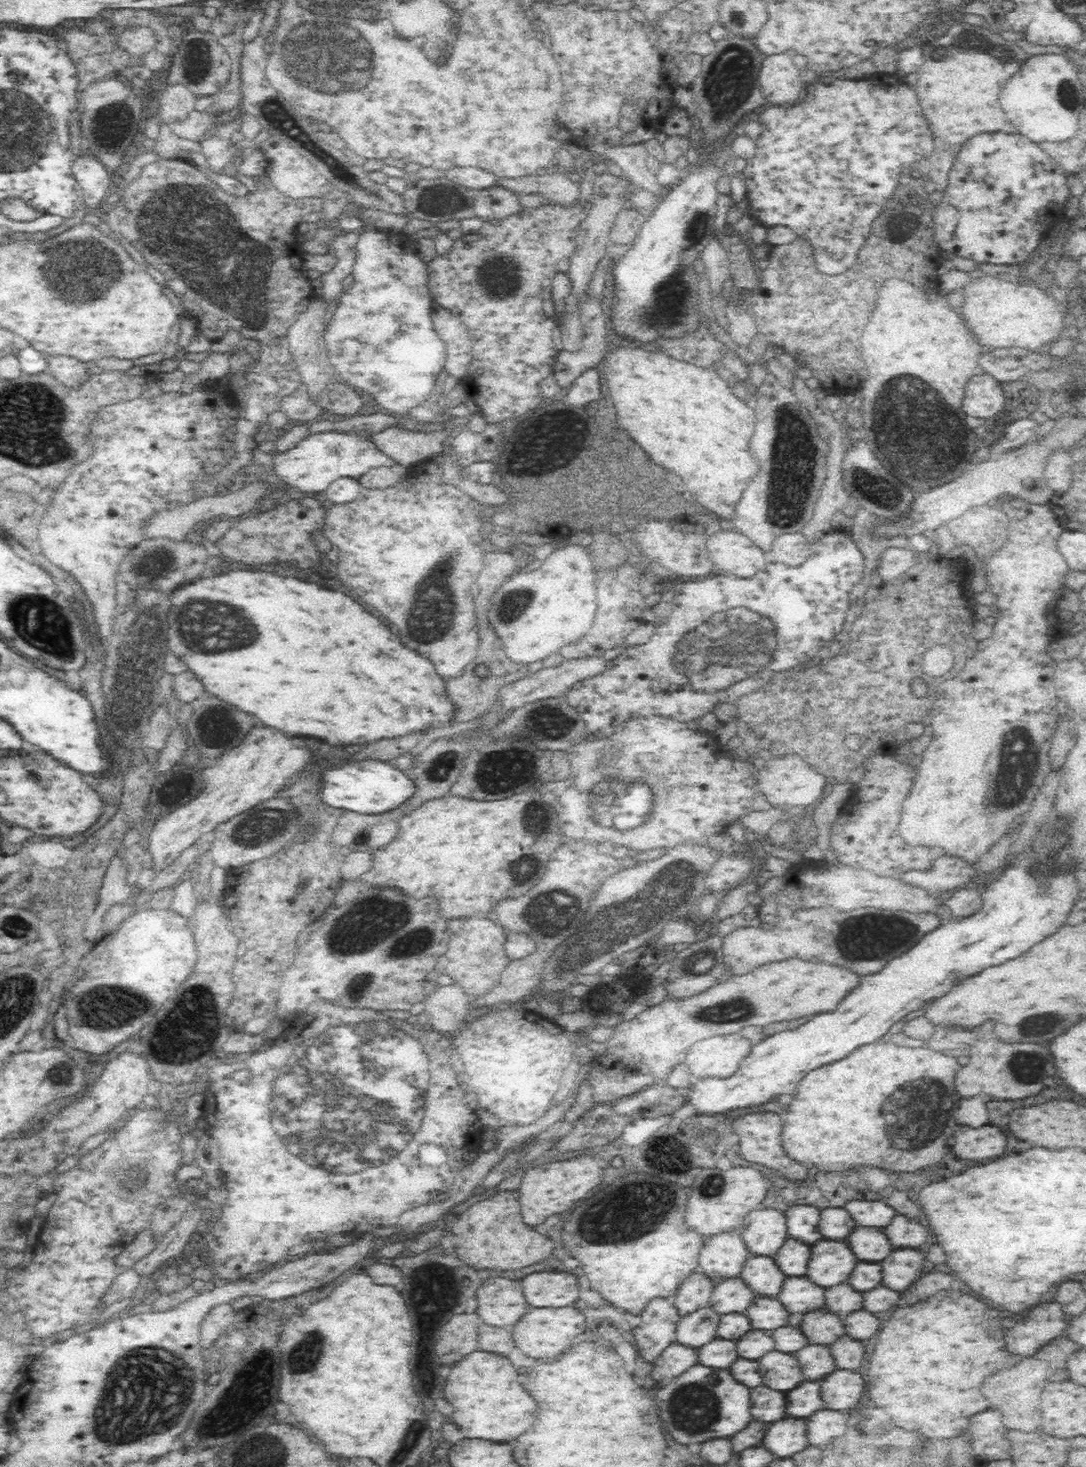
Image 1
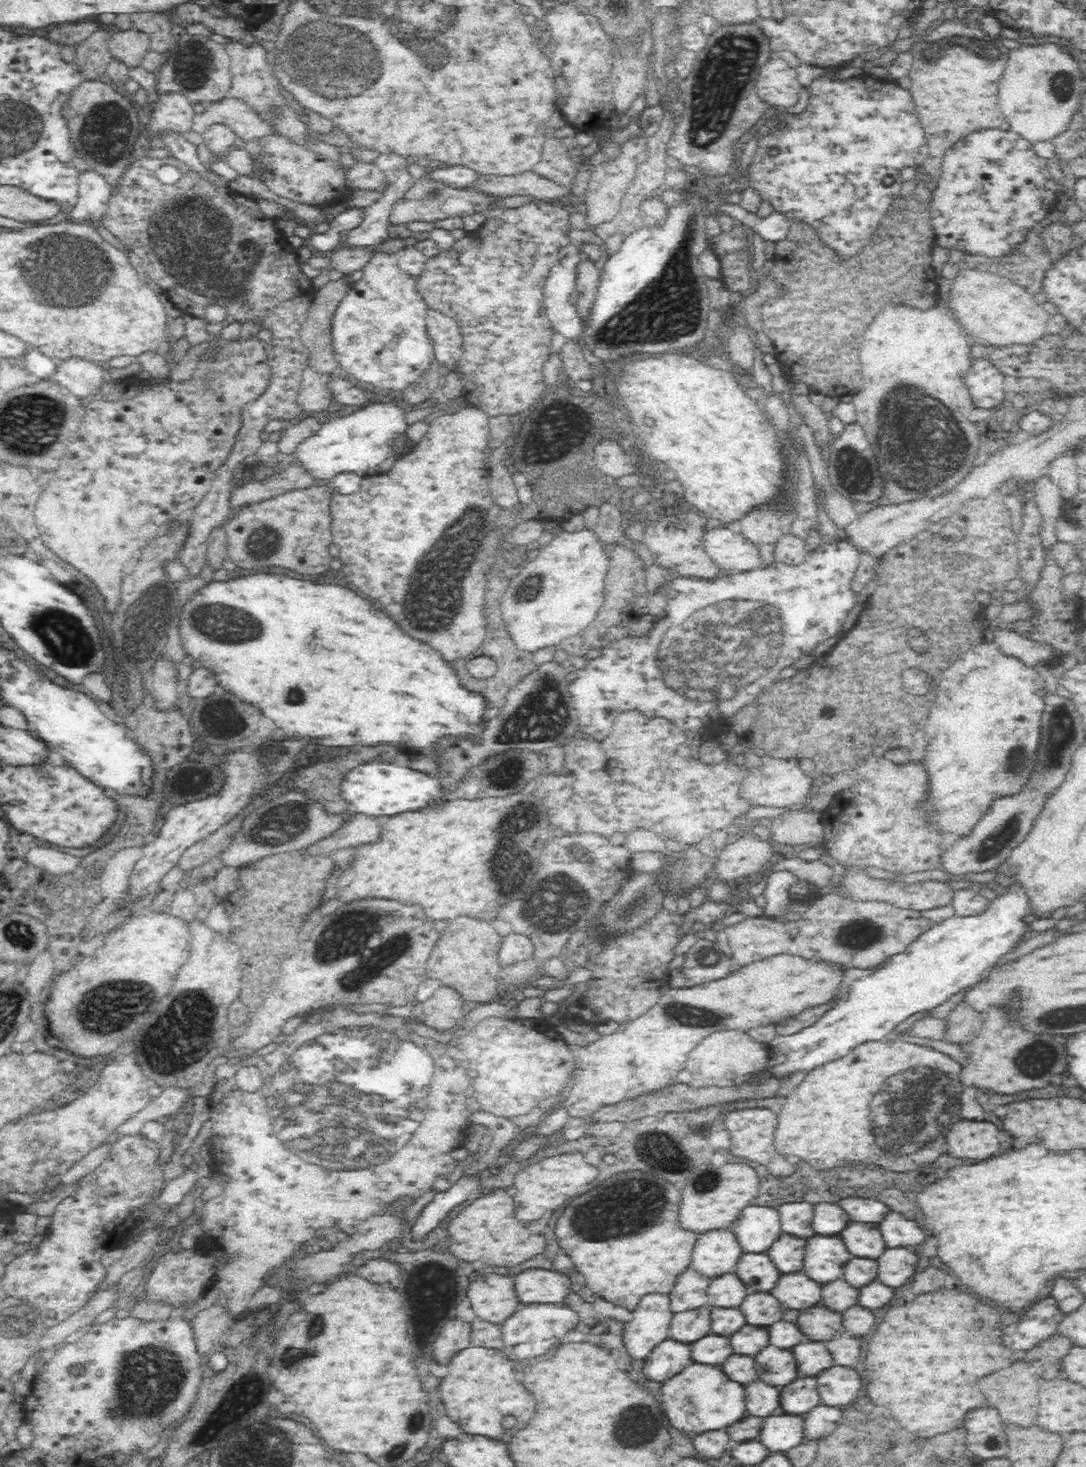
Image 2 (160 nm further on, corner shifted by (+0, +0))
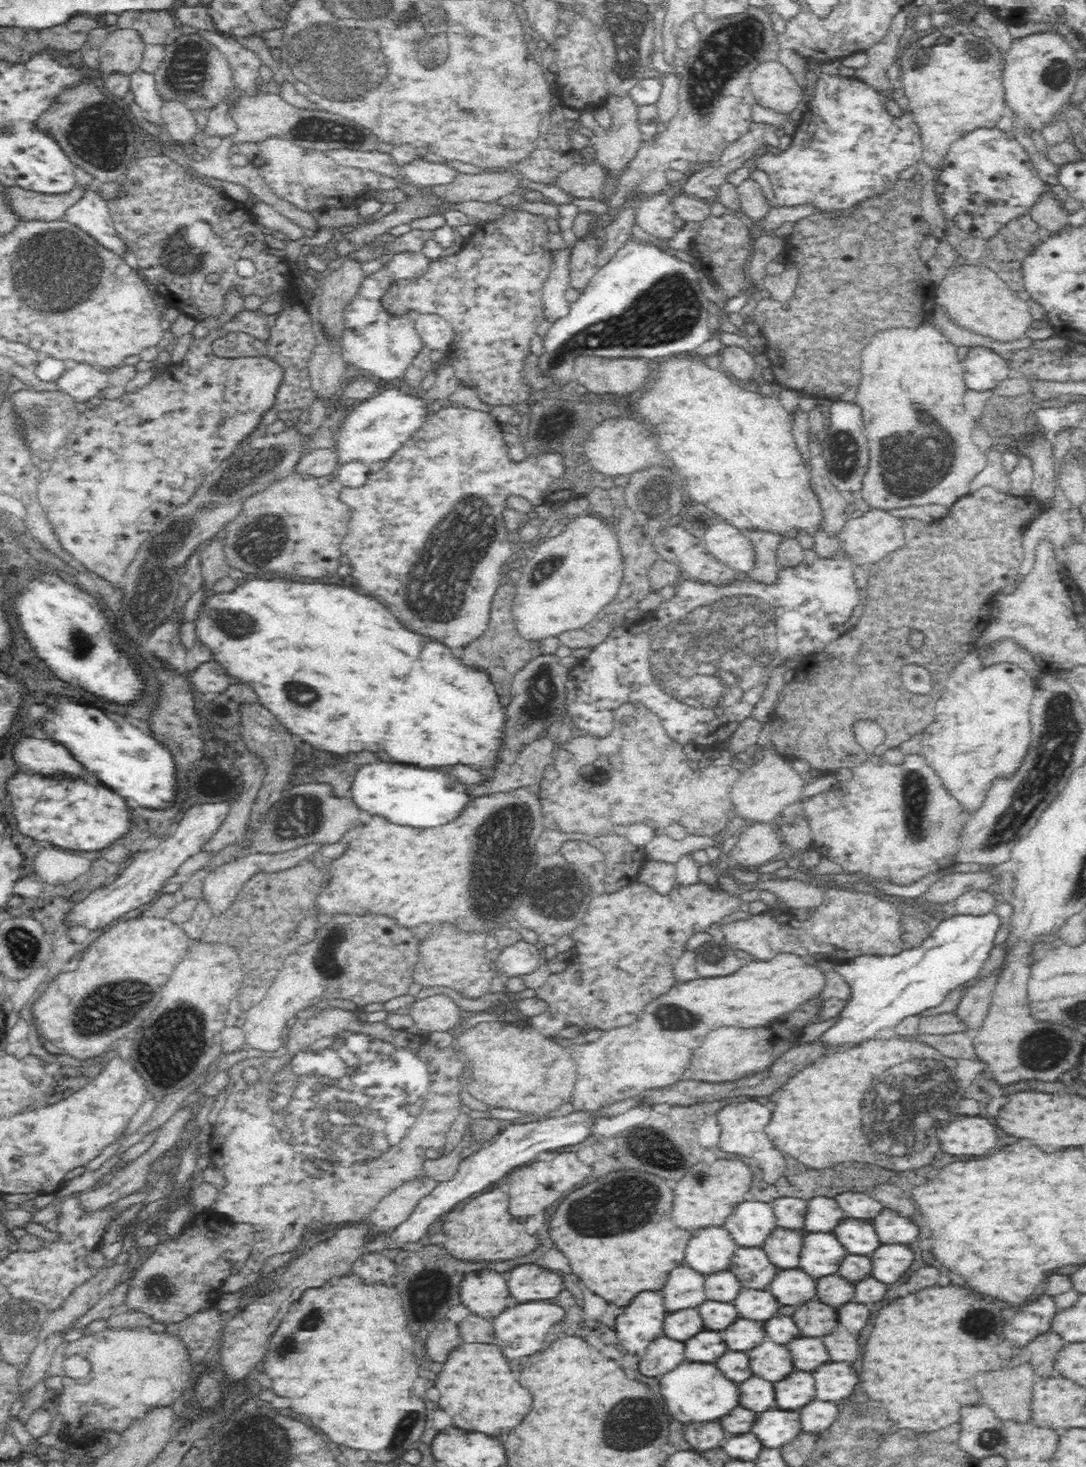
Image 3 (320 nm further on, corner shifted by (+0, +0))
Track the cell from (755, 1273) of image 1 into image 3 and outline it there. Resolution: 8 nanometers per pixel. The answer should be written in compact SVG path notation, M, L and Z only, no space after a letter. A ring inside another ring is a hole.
M738 1247L728 1268L741 1282L744 1289L767 1290L774 1276L780 1271L768 1258L762 1247Z

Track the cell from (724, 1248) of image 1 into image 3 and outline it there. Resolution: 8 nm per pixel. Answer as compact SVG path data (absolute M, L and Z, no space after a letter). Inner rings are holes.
M723 1226L702 1228L692 1233L684 1264L705 1276L728 1271L739 1247L732 1235Z

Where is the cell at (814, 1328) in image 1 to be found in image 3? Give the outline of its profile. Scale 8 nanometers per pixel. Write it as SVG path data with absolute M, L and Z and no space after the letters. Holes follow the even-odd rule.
M808 1302L794 1312L794 1322L804 1336L828 1336L838 1326L838 1316L826 1304Z

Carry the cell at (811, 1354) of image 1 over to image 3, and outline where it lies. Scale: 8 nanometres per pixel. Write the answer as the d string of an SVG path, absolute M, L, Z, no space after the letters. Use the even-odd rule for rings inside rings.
M798 1338L794 1342L788 1344L790 1352L792 1352L792 1360L794 1366L798 1370L806 1370L806 1372L814 1372L818 1366L830 1362L828 1350L822 1344L821 1338Z

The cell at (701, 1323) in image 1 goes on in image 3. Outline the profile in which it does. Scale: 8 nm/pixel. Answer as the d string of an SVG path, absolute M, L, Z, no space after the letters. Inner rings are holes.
M685 1308L672 1311L665 1318L664 1335L680 1342L686 1342L692 1336L704 1330L704 1320L700 1316L700 1309Z

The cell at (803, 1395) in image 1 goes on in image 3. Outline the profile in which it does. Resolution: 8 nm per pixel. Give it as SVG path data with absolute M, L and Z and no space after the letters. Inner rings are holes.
M792 1372L786 1380L774 1384L777 1408L798 1411L815 1399L814 1376L810 1372Z

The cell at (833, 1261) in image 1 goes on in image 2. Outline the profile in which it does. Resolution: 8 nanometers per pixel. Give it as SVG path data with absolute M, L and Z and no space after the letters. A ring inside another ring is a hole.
M817 1234L807 1239L802 1272L806 1272L816 1283L828 1284L842 1278L844 1266L850 1262L850 1258L852 1256L840 1236Z

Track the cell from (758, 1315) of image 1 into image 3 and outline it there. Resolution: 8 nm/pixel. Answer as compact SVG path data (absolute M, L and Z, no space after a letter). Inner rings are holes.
M742 1289L742 1292L736 1296L736 1308L742 1318L750 1320L766 1320L774 1318L778 1314L778 1300L768 1292L762 1290Z

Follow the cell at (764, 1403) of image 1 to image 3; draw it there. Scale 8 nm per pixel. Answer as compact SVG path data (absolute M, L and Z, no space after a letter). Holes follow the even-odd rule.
M754 1376L754 1378L738 1384L738 1388L740 1388L740 1406L754 1410L754 1412L777 1408L772 1382L766 1382L766 1380Z

